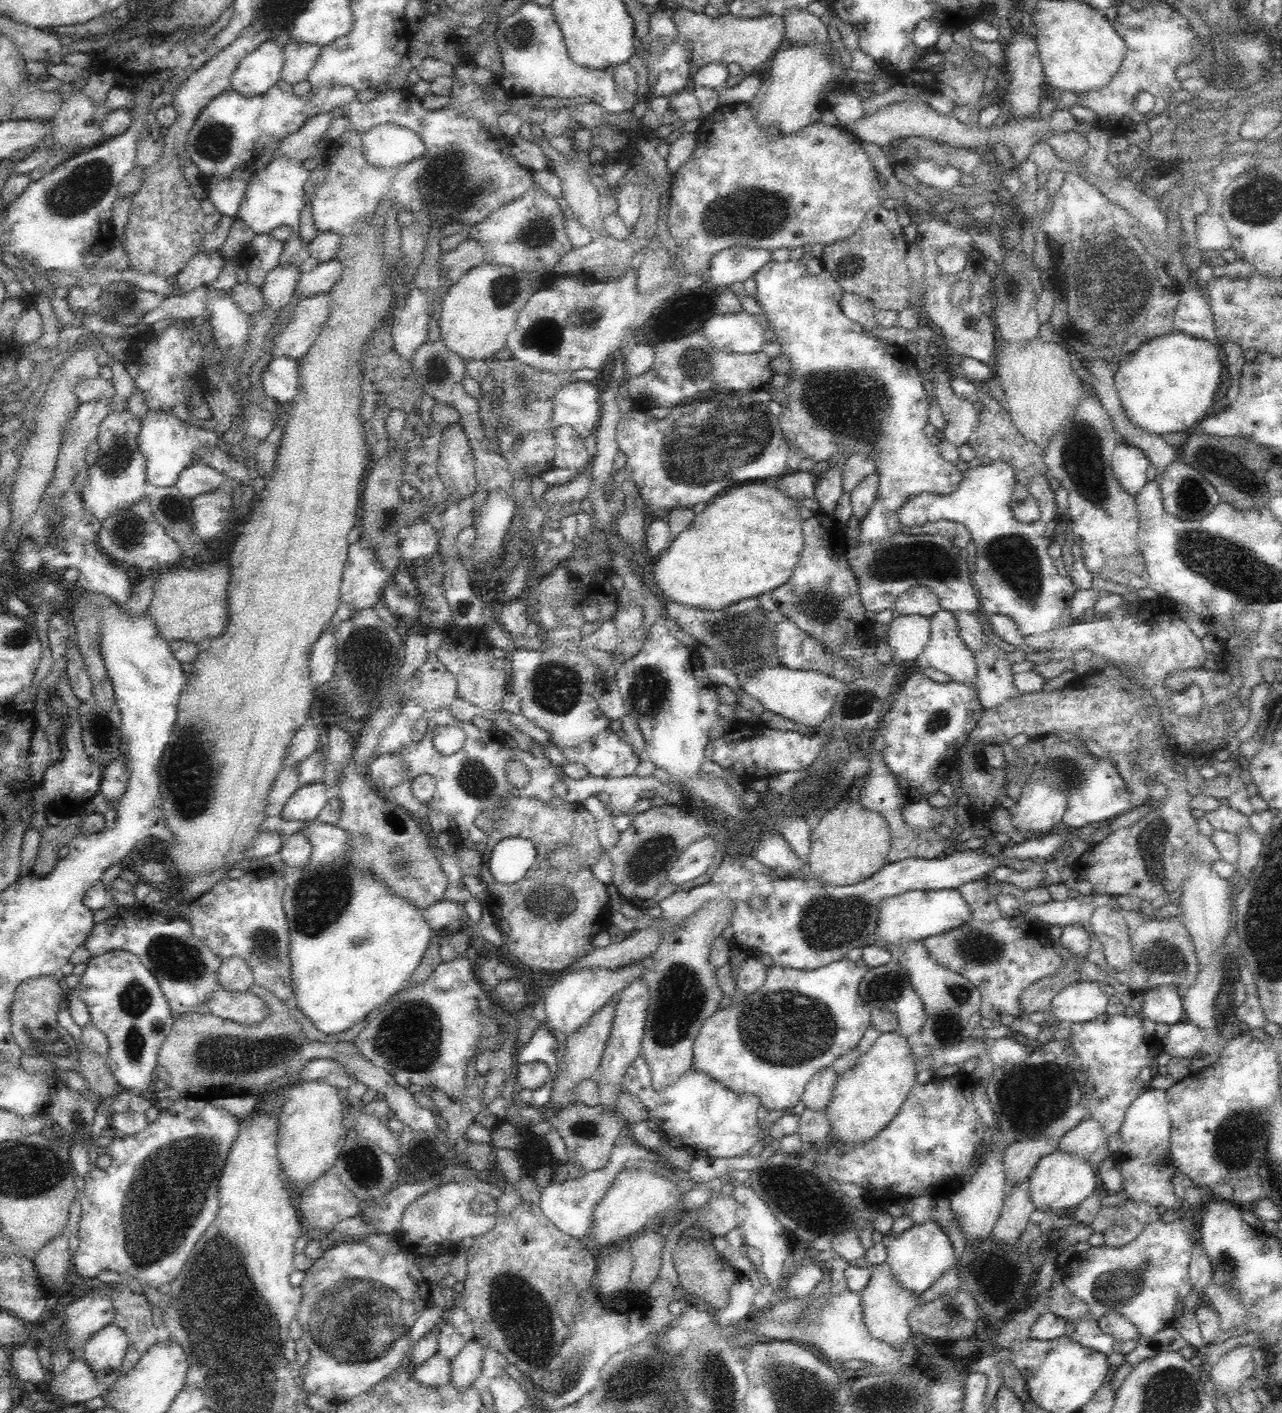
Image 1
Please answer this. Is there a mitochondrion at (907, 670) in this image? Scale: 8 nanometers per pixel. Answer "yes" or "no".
no

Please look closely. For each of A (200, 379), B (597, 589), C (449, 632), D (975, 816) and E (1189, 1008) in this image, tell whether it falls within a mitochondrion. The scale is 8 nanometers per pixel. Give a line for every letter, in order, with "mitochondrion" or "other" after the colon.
A: other
B: other
C: other
D: other
E: other

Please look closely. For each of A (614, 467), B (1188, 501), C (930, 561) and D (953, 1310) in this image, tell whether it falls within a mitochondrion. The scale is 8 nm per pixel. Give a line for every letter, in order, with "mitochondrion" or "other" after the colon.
A: other
B: mitochondrion
C: mitochondrion
D: other

